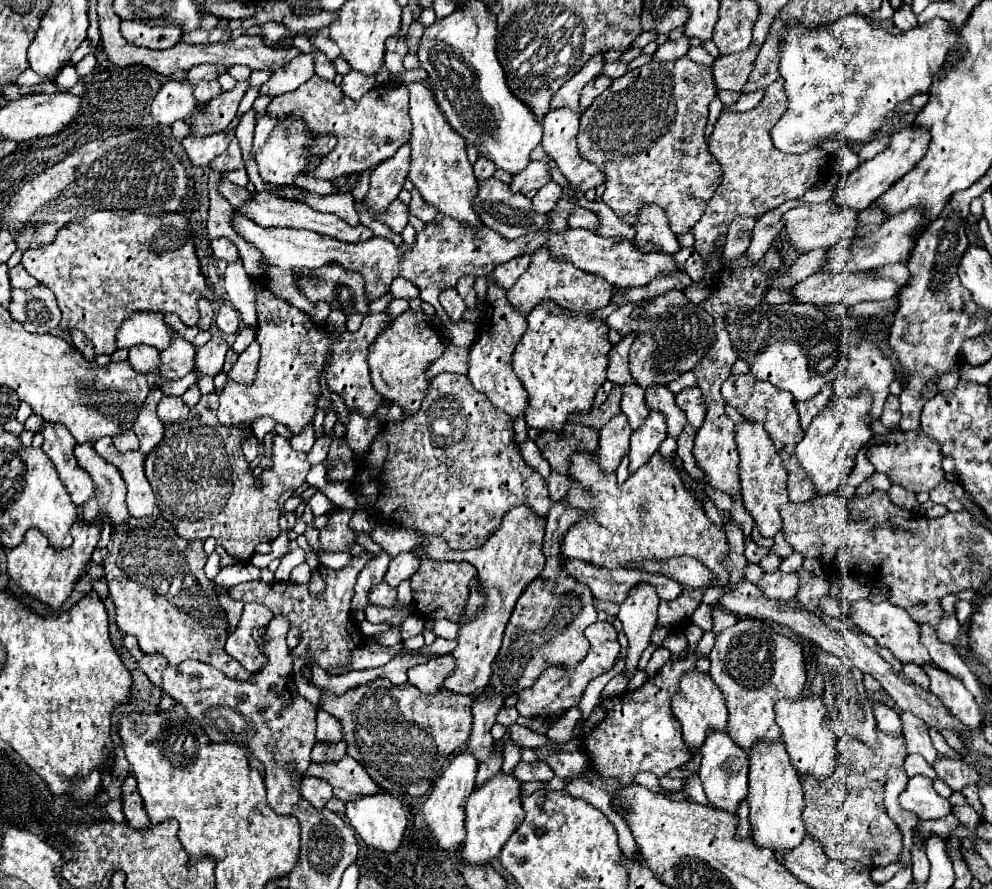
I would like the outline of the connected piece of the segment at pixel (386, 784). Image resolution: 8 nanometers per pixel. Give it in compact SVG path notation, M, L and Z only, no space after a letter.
M375 679L371 683L365 683L363 687L357 687L355 691L349 691L347 695L337 695L337 697L323 695L321 707L327 713L339 717L339 721L343 723L349 755L355 761L365 763L369 775L385 791L423 795L433 785L431 771L437 771L437 777L439 777L441 769L445 767L445 761L467 743L471 735L471 705L475 703L475 699L479 699L479 695L463 695L463 693L455 693L447 689L439 695L423 695L411 683L397 687L387 679Z

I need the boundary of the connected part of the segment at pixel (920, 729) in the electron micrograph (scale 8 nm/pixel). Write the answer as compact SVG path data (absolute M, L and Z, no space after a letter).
M903 713L901 721L903 721L903 739L905 739L907 753L919 753L925 757L925 761L929 765L935 765L935 761L939 759L939 753L935 751L931 739L929 739L925 723L909 713Z

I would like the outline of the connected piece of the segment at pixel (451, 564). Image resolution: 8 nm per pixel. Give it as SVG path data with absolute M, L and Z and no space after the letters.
M415 547L411 551L419 559L419 569L411 575L411 591L413 591L413 605L417 613L425 619L451 619L459 621L465 601L469 597L471 585L479 583L477 569L467 561L435 561L427 557L423 547Z

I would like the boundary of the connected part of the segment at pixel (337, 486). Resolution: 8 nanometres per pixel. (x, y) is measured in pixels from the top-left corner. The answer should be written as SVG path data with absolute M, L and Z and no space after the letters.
M327 483L319 485L319 489L338 507L357 509L357 502L353 491L346 483Z

